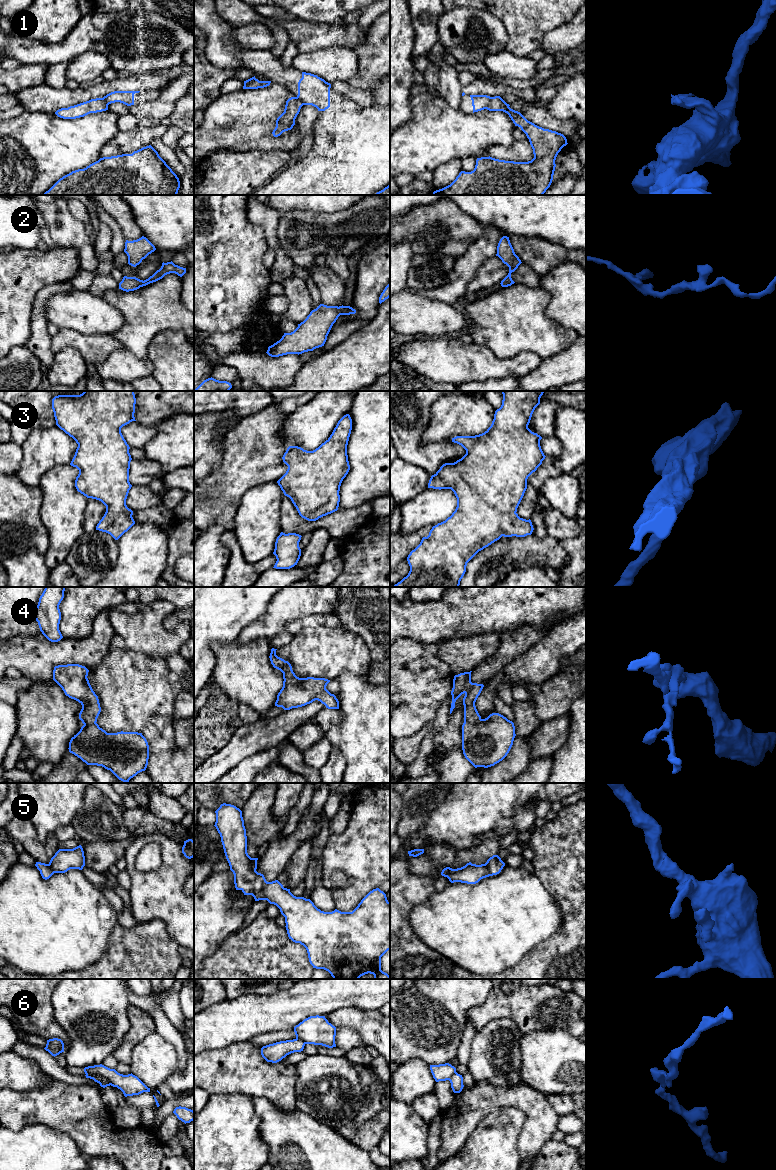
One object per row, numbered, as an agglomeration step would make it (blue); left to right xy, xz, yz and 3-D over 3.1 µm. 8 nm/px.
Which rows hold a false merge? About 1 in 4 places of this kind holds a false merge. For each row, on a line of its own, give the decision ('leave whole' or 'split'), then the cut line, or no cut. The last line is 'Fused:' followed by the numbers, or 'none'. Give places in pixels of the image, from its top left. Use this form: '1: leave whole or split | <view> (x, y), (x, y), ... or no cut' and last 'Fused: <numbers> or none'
1: split | yz (492, 97), (486, 108)
2: leave whole | no cut
3: leave whole | no cut
4: leave whole | no cut
5: leave whole | no cut
6: split | xy (86, 1073), (103, 1076), (110, 1084)
Fused: 1, 6

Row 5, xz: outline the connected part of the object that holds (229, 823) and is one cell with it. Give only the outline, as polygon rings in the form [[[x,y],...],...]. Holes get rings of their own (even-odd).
[[[223,803],[215,813],[214,826],[234,874],[236,890],[252,895],[255,901],[267,900],[280,909],[289,939],[306,948],[313,968],[328,971],[333,979],[359,979],[368,973],[373,974],[374,979],[390,979],[381,970],[381,957],[390,950],[390,902],[383,891],[379,888],[370,891],[352,912],[321,911],[310,899],[294,896],[278,880],[267,882],[264,875],[256,871],[258,858],[251,858],[247,853],[246,829],[239,808]]]

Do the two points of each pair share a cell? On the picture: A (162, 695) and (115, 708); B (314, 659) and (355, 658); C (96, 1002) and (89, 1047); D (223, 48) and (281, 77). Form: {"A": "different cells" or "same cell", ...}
{"A": "same cell", "B": "same cell", "C": "same cell", "D": "same cell"}

